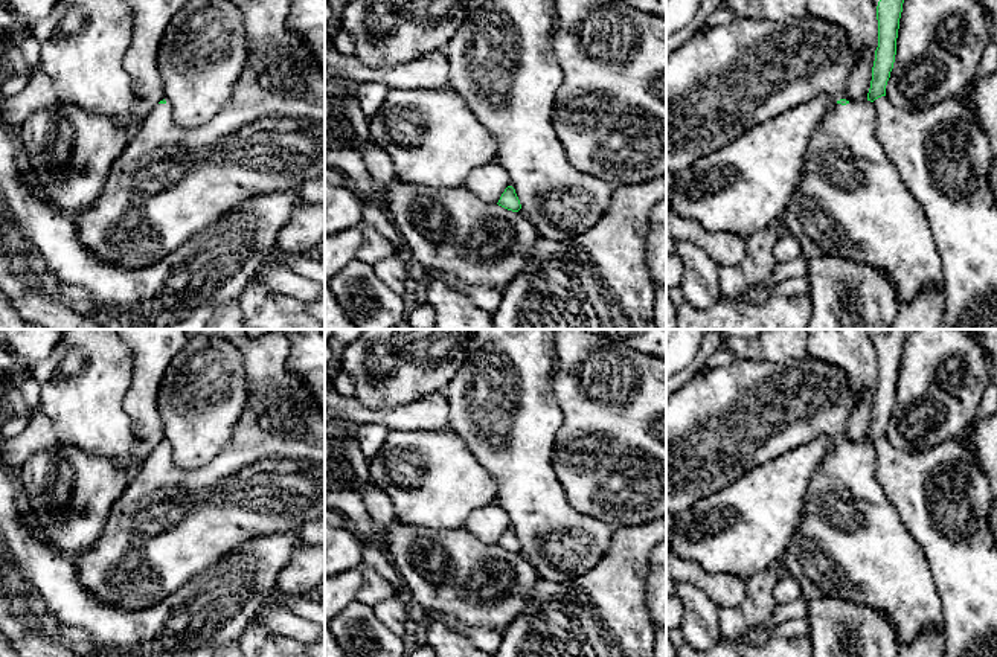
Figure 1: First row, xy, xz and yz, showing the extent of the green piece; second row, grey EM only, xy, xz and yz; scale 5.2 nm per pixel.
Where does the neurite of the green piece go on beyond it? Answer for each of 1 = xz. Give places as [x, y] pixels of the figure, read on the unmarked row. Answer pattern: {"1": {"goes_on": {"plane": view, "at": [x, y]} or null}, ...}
{"1": {"goes_on": null}}

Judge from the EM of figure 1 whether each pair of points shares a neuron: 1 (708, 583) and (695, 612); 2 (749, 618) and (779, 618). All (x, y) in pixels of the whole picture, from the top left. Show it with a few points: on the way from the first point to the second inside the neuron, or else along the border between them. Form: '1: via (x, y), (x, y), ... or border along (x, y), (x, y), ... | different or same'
1: border along (682, 583), (698, 587), (718, 607) | different
2: border along (776, 605), (772, 615), (773, 628) | different

